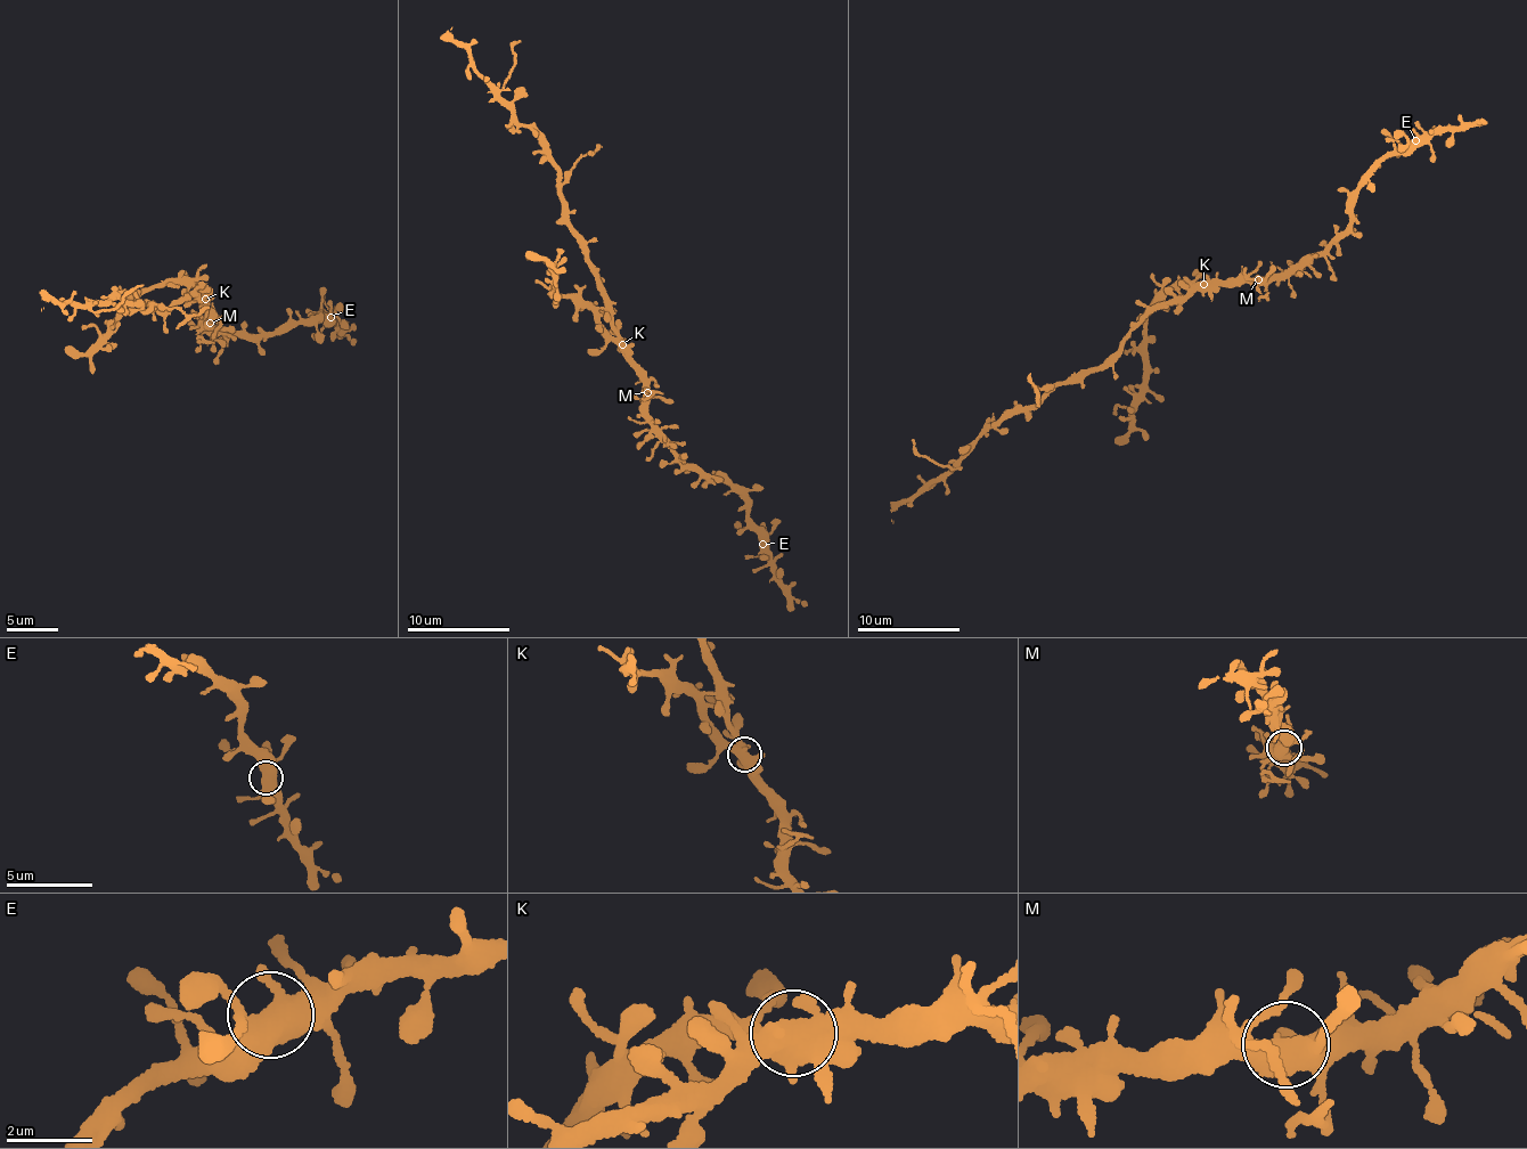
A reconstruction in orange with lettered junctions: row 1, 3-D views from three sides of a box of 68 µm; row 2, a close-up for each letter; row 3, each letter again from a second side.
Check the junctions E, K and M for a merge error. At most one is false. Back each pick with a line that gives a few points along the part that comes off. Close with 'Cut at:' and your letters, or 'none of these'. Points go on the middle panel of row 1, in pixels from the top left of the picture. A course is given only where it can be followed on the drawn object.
K: foreign part runs (621, 343), (539, 136), (513, 123), (509, 107), (496, 100), (474, 72), (467, 50), (450, 40), (450, 29)
Cut at: K

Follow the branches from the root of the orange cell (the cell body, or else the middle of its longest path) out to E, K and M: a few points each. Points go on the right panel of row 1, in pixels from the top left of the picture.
E: (1185, 295), (1242, 282), (1267, 285), (1319, 253), (1348, 228), (1355, 218), (1353, 205), (1369, 172), (1415, 140)
K: (1185, 295), (1202, 284)
M: (1185, 295), (1198, 290), (1250, 284), (1258, 279)

